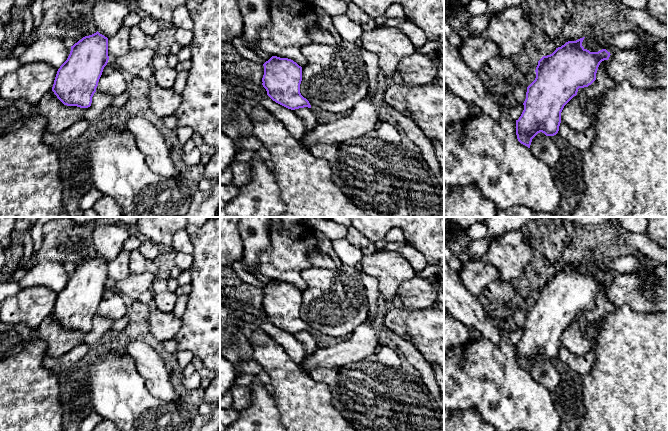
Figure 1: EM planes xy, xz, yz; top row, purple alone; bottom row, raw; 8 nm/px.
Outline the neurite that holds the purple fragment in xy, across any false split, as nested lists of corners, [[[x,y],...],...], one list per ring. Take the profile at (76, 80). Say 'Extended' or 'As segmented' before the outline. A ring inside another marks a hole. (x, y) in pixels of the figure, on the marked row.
As segmented. [[[98,31],[92,35],[85,36],[73,46],[67,60],[57,71],[52,91],[57,98],[67,106],[88,108],[91,106],[92,97],[96,92],[99,79],[104,67],[109,60],[108,38]]]

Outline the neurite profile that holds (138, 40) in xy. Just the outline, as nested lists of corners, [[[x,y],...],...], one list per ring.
[[[138,26],[130,28],[129,44],[131,49],[142,50],[144,48],[157,49],[158,44],[153,37],[145,34]]]

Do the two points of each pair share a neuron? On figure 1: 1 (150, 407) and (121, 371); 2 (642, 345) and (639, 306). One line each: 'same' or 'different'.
1: same
2: different

